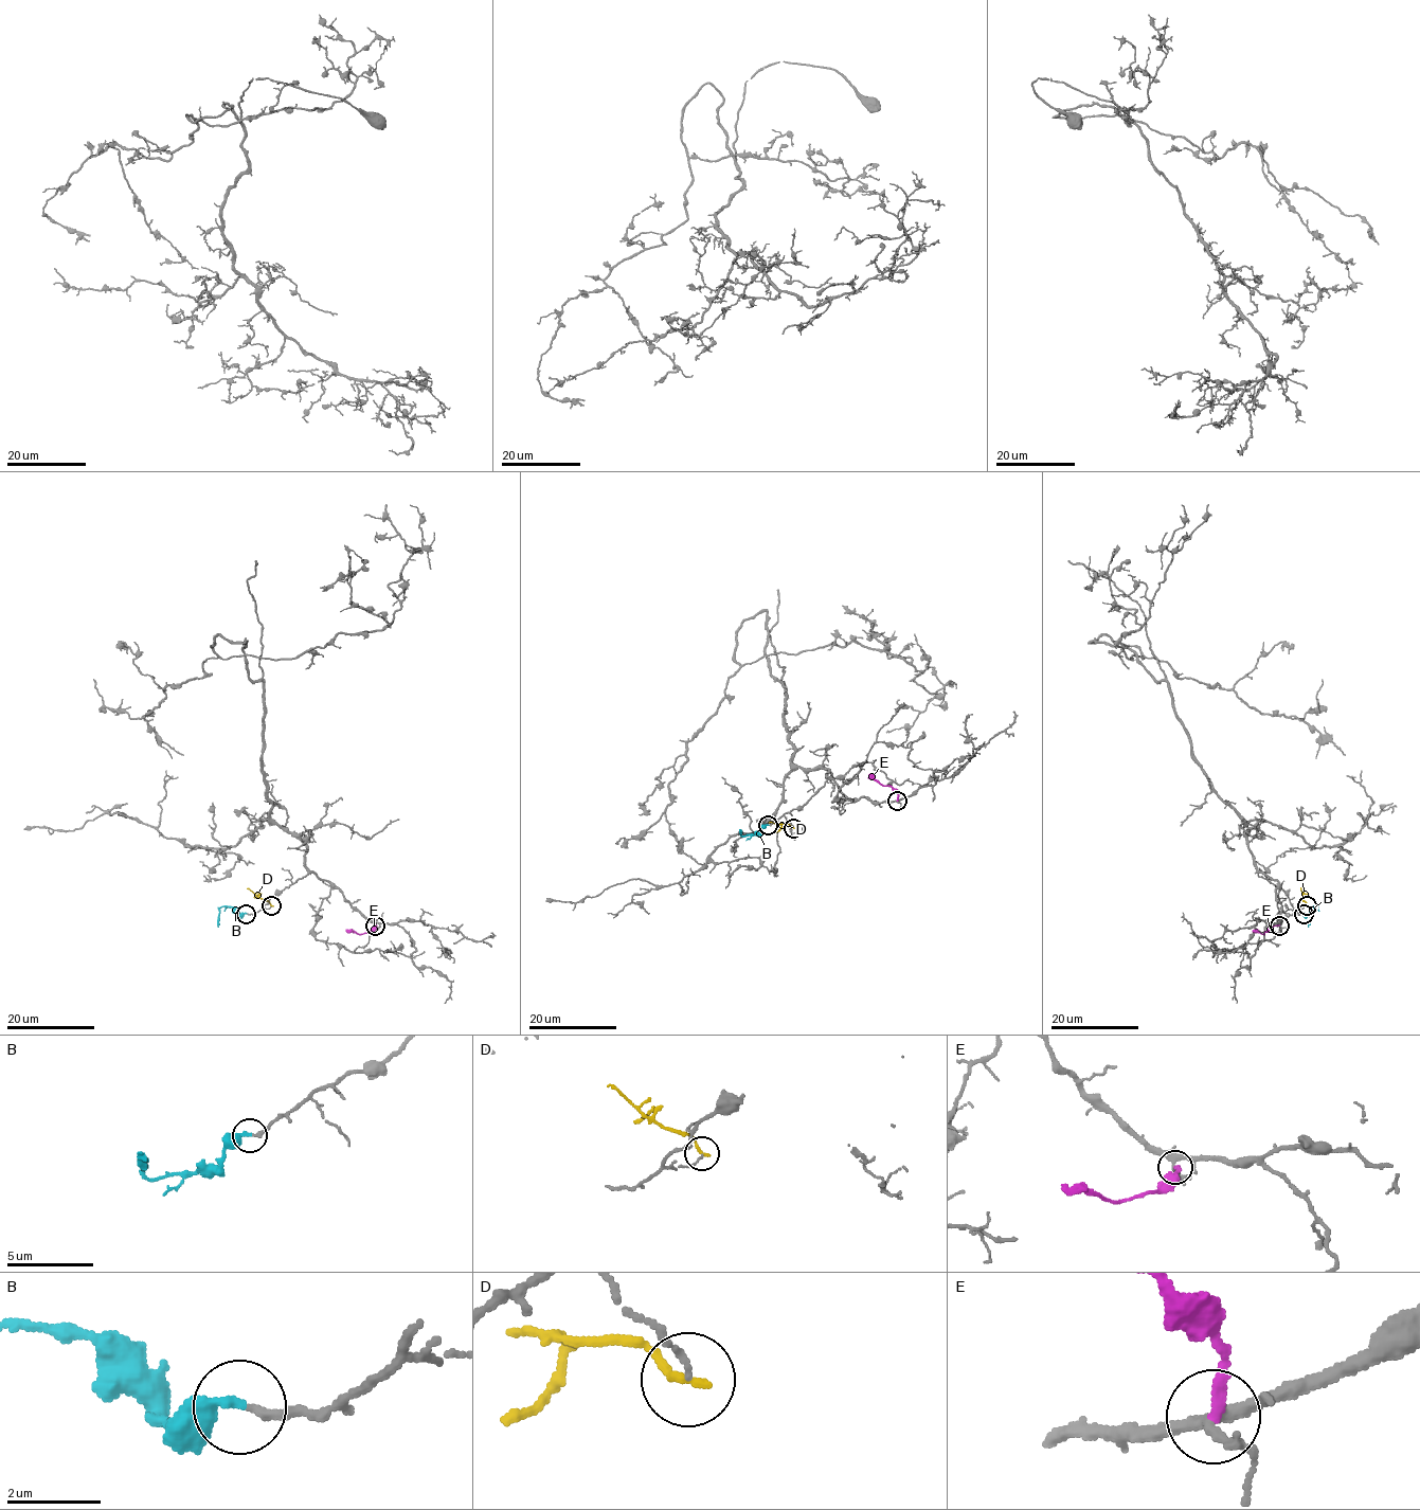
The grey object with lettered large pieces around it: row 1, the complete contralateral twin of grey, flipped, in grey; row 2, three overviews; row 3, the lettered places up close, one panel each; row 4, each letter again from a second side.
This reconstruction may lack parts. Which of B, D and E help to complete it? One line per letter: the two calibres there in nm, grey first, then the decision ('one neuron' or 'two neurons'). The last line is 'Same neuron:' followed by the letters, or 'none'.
B: 190/280 nm | one neuron
D: 100/170 nm | two neurons
E: 240/200 nm | two neurons
Same neuron: B

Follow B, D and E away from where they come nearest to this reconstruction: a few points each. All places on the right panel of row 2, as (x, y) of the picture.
B: (1304, 914), (1309, 915), (1314, 906), (1308, 927)
D: (1307, 905), (1300, 887)
E: (1279, 924), (1262, 934), (1254, 930)

